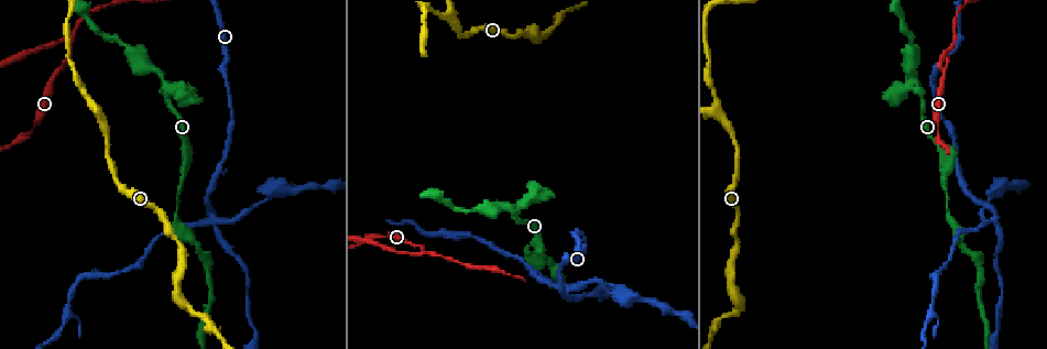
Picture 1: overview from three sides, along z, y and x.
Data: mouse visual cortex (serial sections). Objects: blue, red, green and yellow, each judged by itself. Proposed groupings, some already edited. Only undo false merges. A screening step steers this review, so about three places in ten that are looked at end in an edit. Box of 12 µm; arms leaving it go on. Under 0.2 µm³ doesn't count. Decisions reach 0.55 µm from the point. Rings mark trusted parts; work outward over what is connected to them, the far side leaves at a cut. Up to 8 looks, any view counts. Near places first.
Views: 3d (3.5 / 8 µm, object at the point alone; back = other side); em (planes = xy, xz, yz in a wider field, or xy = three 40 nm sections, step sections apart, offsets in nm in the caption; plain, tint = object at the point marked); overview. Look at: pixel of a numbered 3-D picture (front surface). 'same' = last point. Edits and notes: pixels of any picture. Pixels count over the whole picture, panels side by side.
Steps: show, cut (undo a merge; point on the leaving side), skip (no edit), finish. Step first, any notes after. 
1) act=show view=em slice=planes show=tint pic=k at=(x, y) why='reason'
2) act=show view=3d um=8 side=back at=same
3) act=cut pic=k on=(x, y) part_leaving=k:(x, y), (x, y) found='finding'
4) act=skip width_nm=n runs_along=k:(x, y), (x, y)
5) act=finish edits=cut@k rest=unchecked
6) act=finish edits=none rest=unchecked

act=show view=3d um=3.5 pic=1 at=(450, 18)

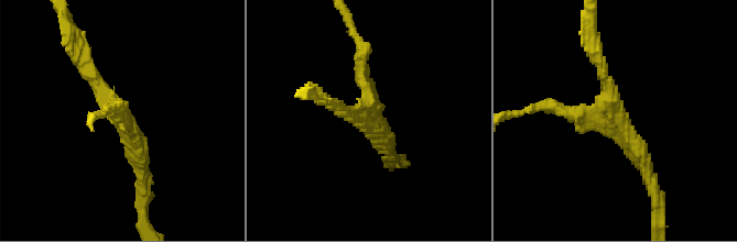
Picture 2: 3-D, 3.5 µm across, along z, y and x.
act=show view=em slice=xy step=1 show=tint pic=2 at=(615, 112) why='now the EM'

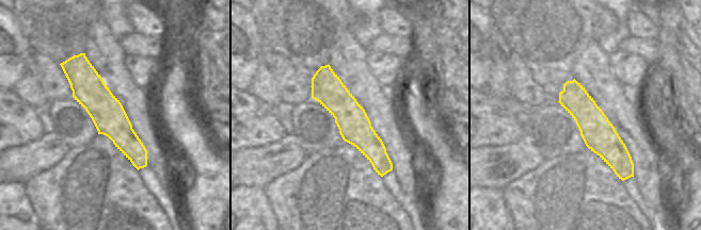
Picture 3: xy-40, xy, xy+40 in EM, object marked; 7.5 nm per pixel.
act=skip runs_along=2:(141, 175), (131, 131), (80, 56) found='one cell here'

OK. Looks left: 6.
act=show view=3d um=3.5 pic=1 at=(213, 220)

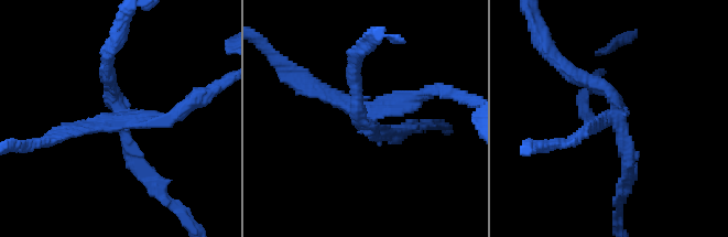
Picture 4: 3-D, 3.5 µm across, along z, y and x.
act=show view=em slice=planes show=tint pic=4 at=(610, 117) arms=4 arm_widths_nm=150,200,200,200

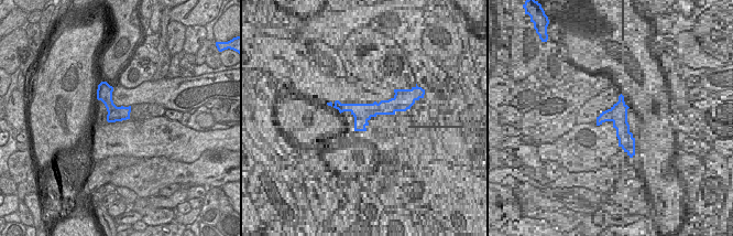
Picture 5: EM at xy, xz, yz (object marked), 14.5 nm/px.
act=show view=em slice=xy step=5 show=tint at=same why='another direction'

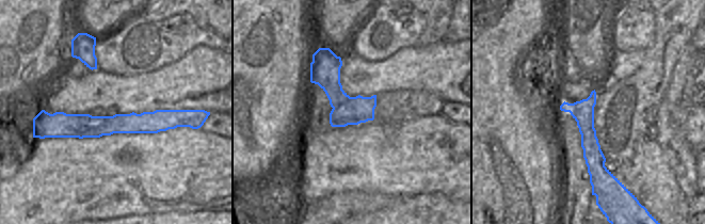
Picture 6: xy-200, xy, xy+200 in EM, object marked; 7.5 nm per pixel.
act=cut pic=4 on=(153, 122) found='two cells meet here'

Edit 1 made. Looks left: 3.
act=show view=overview

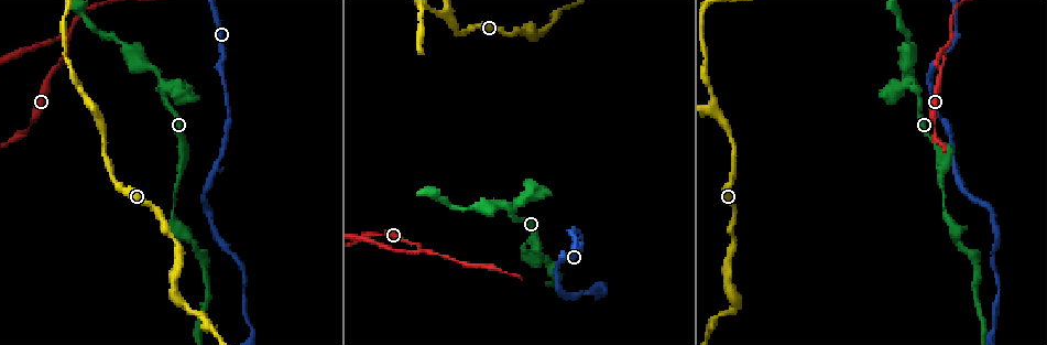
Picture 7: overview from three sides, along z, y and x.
act=show view=3d um=8 pic=7 at=(68, 37)

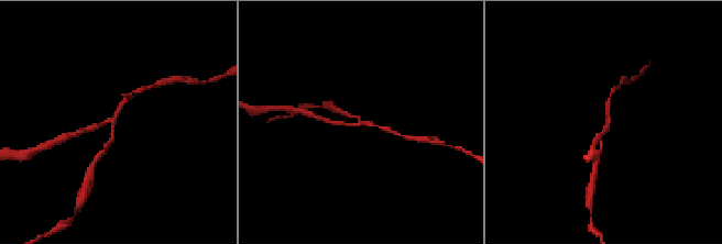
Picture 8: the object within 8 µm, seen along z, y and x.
act=show view=em slice=xy step=2 show=tint pic=8 at=(358, 122) why='shape alone is not enough'

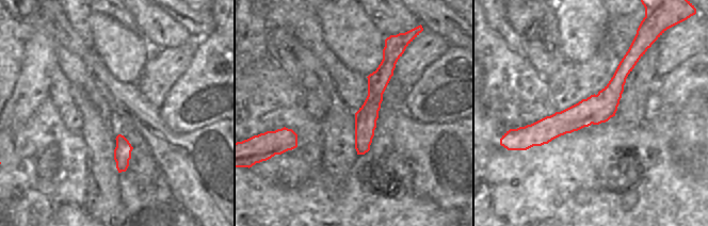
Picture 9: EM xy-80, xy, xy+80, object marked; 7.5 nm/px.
act=cut pic=8 on=(94, 126) part_leaving=8:(110, 120), (67, 135) found='two cells meet here'

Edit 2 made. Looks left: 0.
act=finish edits=cut@4,cut@8 rest=unchecked

